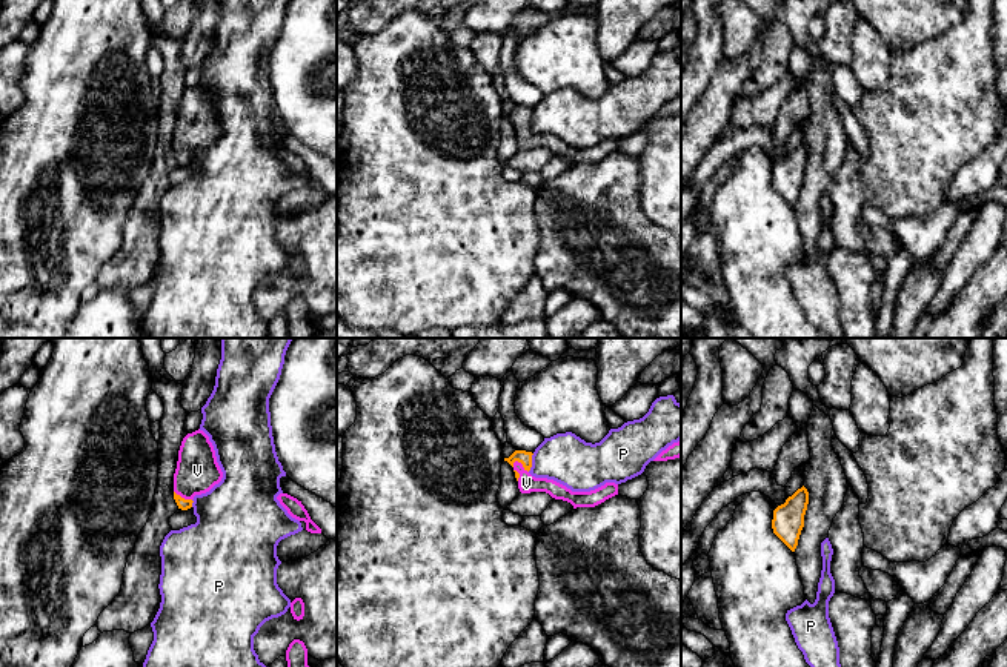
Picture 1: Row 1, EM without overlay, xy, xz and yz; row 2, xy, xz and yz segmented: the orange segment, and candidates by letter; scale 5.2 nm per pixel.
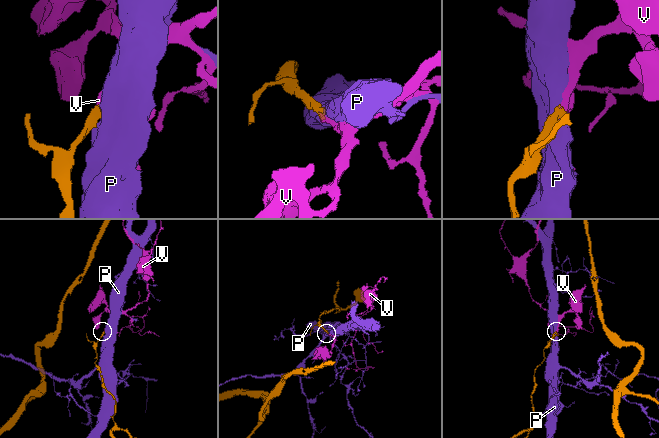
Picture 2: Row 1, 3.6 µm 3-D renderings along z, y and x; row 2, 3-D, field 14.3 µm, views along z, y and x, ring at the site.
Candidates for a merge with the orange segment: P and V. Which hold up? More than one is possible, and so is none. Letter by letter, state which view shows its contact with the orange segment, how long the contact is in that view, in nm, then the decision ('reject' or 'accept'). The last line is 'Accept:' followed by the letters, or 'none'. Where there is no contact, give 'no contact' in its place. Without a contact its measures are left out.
P: meets orange in xz; contact 100 nm long; reject
V: meets orange in xz; contact 100 nm long; accept
Accept: V

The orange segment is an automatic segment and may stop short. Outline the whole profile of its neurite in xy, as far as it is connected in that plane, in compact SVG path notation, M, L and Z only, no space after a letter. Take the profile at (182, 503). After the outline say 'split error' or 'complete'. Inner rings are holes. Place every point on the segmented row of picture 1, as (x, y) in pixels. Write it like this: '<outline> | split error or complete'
M200 429L188 433L181 441L174 473L174 499L178 509L191 509L194 496L209 492L221 478L209 436Z | split error

